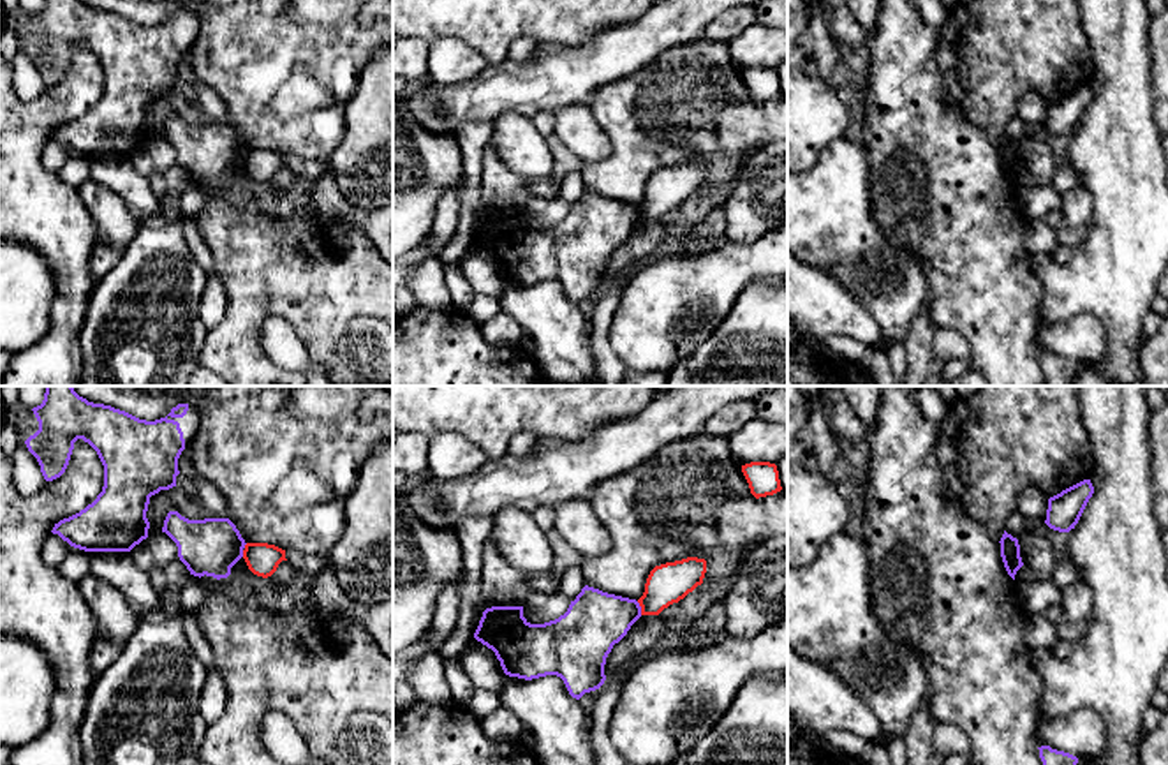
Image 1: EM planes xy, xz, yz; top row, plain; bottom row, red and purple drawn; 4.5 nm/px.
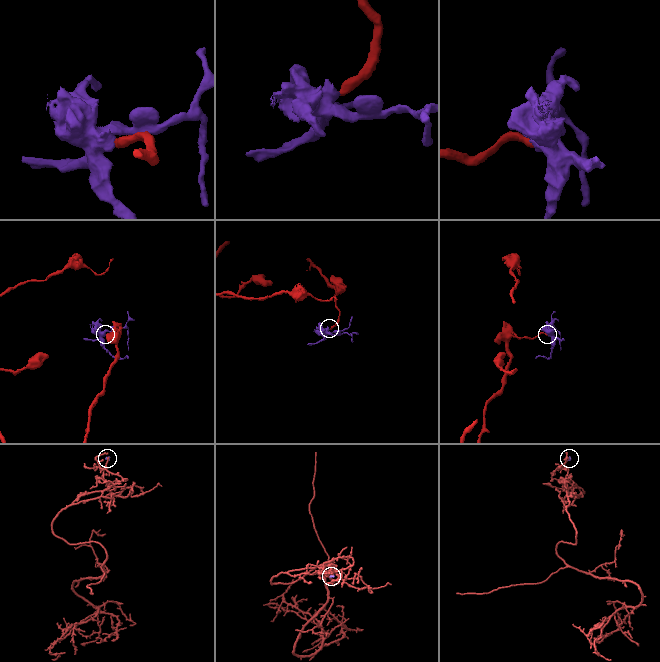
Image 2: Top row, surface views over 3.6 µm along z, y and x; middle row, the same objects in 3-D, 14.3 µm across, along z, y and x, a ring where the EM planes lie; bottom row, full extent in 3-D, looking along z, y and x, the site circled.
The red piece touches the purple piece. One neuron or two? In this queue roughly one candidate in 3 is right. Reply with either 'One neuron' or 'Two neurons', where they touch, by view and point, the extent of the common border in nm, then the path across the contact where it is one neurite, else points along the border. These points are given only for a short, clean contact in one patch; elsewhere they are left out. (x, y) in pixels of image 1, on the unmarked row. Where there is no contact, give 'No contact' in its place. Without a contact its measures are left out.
Two neurons. Touches red at xz (642, 214). Shared border 70 nm. Boundary: xz (636, 207), (642, 219)

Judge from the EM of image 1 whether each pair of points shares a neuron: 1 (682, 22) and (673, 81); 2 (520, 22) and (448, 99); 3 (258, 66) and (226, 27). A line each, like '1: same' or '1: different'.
1: different
2: different
3: same

